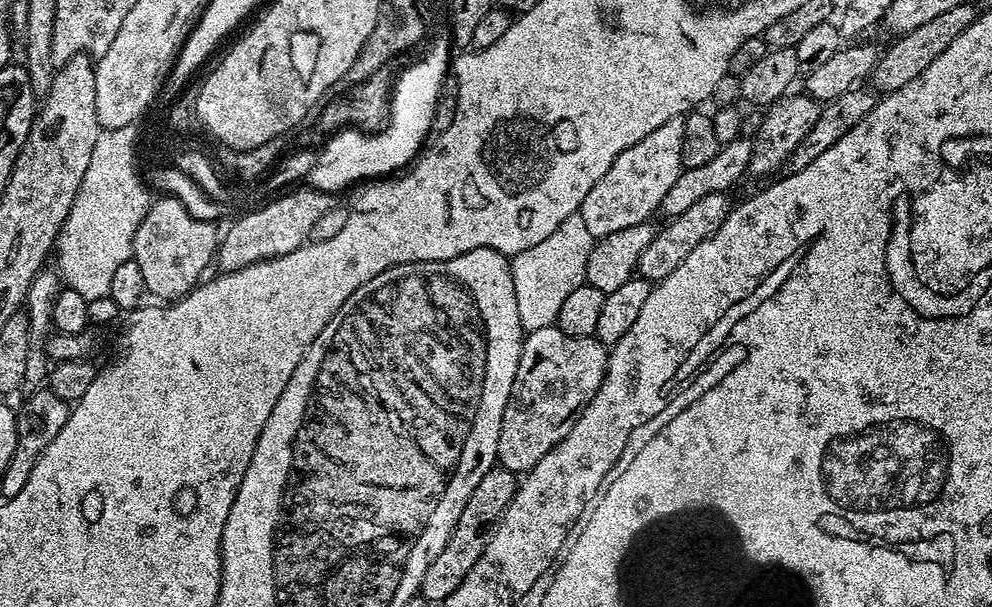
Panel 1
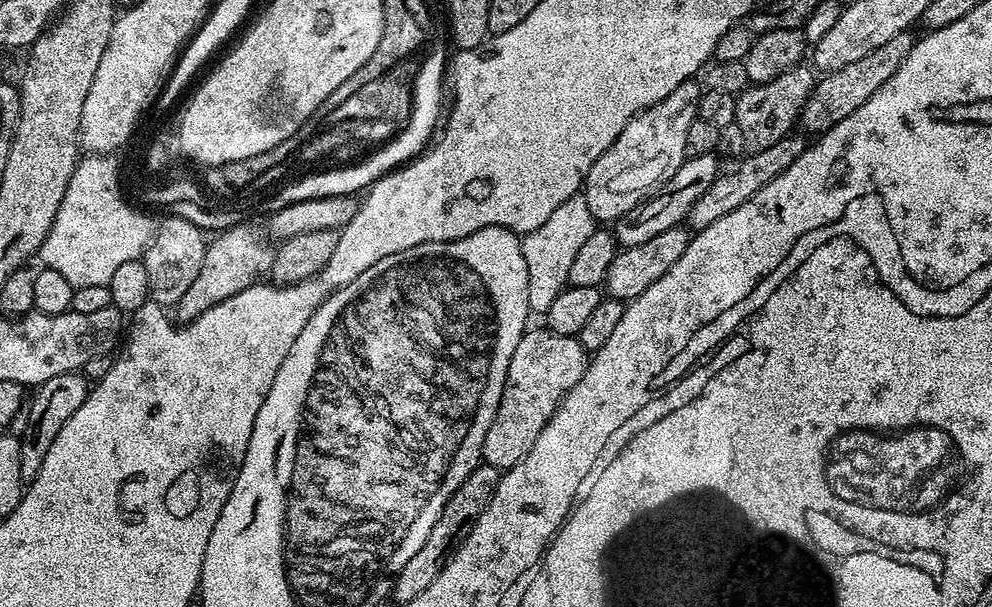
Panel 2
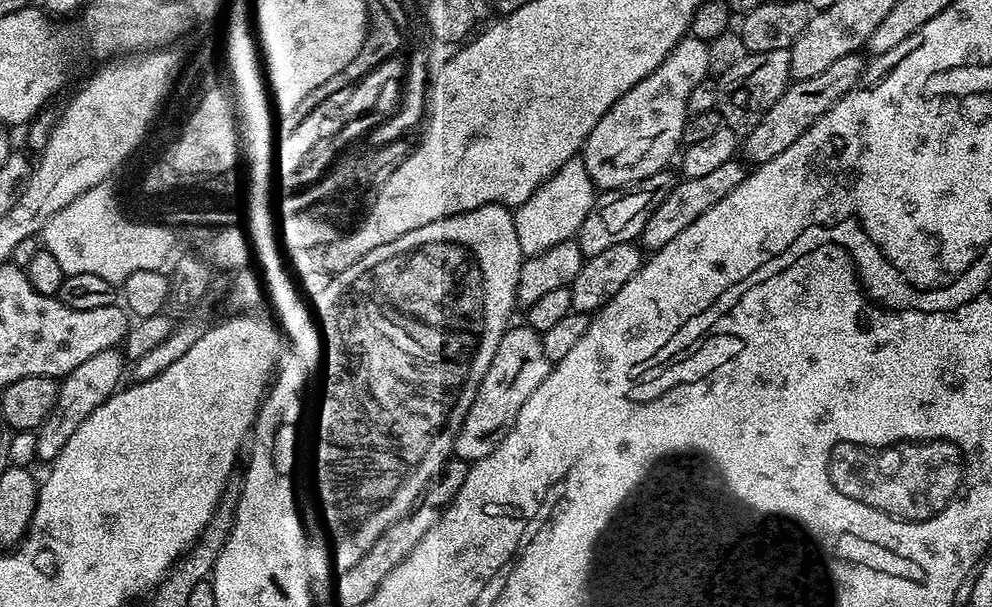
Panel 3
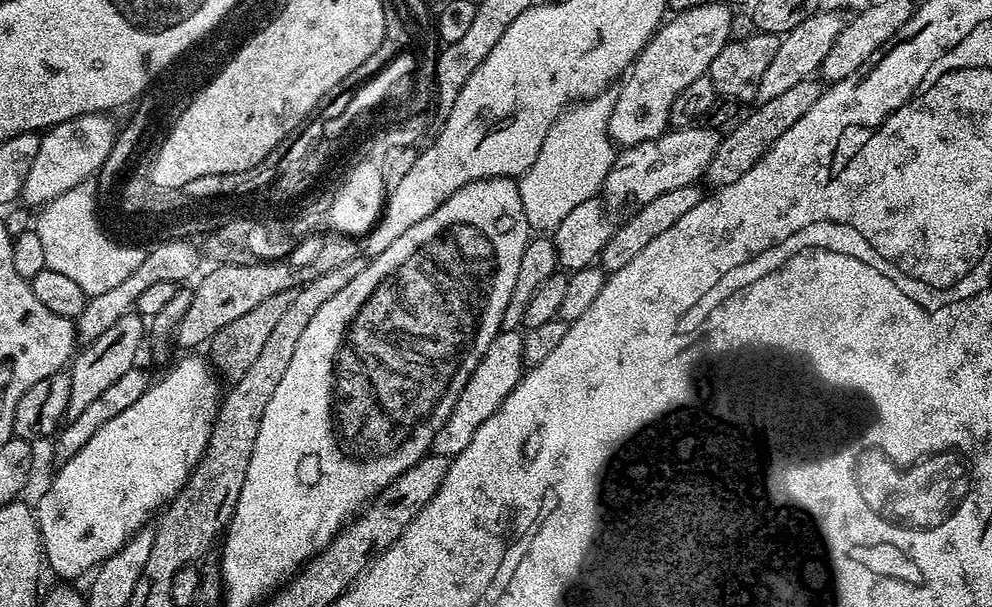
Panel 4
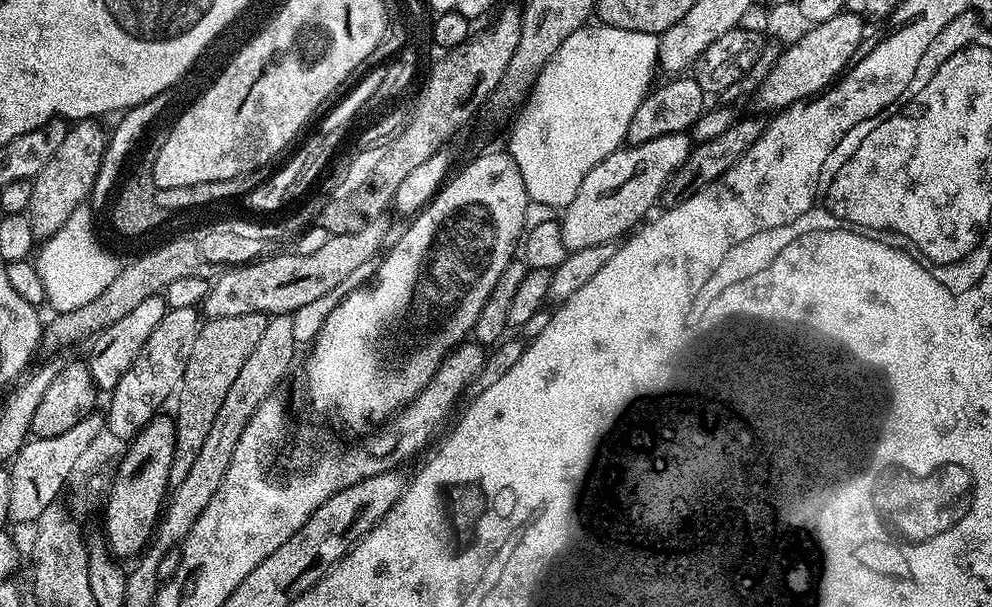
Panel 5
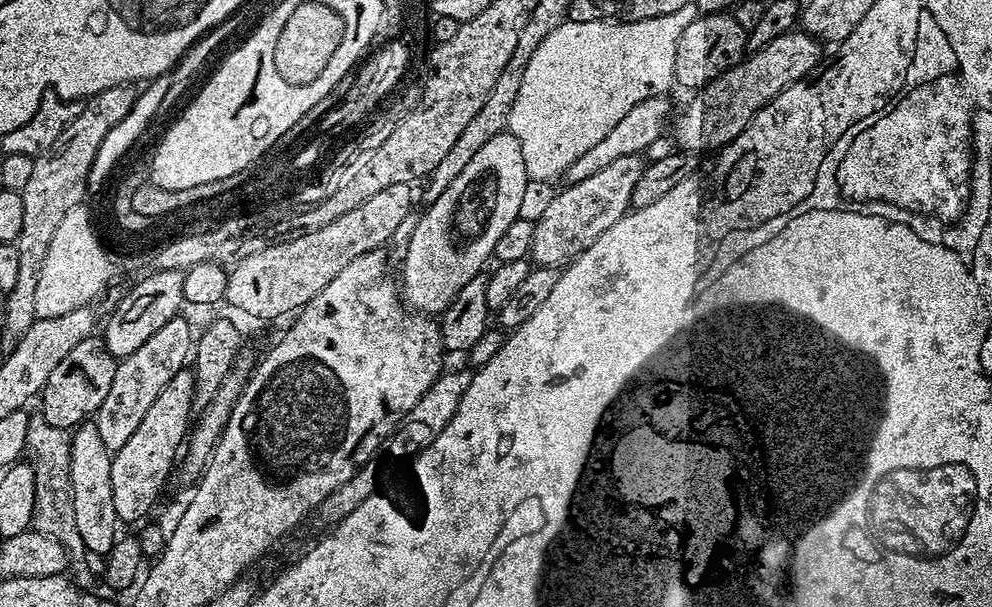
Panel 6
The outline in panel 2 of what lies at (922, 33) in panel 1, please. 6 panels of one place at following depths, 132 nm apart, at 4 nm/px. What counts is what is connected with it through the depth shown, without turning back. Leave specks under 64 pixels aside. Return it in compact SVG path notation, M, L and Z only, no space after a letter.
M911 31L894 34L894 38L886 42L886 46L870 50L866 58L858 58L858 62L850 62L850 66L842 66L842 70L821 75L817 79L816 87L812 89L806 106L800 111L799 127L804 127L805 133L819 134L842 122L842 118L854 114L854 110L858 110L858 106L862 106L862 102L866 102L866 98L870 98L870 94L874 94L874 90L878 90L878 86L882 86L882 82L886 82L886 78L890 78L890 74L894 74L894 70L900 68L906 54L910 54L912 49L914 43L912 35Z

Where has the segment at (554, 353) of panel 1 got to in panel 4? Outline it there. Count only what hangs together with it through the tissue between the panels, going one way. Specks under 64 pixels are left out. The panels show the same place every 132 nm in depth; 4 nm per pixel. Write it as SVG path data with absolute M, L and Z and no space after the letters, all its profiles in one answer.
M502 330L492 339L490 346L485 347L485 353L478 362L476 369L470 374L464 389L458 394L456 405L452 407L452 413L444 427L437 432L432 439L431 451L438 456L457 456L466 446L470 446L470 438L474 438L474 430L502 406L502 402L514 390L514 386L526 368L524 355L524 338L519 331Z

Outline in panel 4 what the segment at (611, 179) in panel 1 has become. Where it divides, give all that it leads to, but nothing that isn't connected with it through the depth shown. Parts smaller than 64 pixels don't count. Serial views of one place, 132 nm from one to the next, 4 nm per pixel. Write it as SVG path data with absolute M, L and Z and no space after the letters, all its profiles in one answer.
M706 2L697 8L675 13L672 21L661 23L623 77L620 93L615 93L608 123L608 135L613 145L630 148L647 140L657 140L669 131L670 110L678 94L682 94L694 78L705 75L710 62L718 58L732 35L733 15L733 9L724 4Z

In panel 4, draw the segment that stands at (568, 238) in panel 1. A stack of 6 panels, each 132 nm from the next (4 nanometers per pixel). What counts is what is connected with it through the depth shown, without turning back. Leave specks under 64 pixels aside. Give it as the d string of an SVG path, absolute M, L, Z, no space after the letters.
M605 90L599 96L590 96L573 103L552 121L534 162L518 180L522 210L528 219L529 229L536 231L537 228L540 231L537 233L540 234L556 229L558 222L562 222L562 218L566 218L566 214L570 214L574 206L582 206L582 202L593 199L601 191L604 178L614 159L614 145L611 136L608 135L613 99L613 93Z

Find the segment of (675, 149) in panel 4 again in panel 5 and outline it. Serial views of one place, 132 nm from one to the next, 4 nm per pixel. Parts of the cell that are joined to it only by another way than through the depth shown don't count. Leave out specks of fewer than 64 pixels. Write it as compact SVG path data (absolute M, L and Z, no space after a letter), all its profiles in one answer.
M675 132L650 142L622 146L594 166L582 180L578 194L562 210L560 233L569 251L585 249L617 241L620 234L629 233L663 193L669 178L688 160L692 149L687 133Z

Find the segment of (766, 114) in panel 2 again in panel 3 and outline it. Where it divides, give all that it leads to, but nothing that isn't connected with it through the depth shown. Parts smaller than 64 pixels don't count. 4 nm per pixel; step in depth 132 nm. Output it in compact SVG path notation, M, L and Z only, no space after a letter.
M787 48L782 50L766 50L765 52L749 52L742 62L730 66L719 77L720 103L718 111L723 123L732 128L737 134L752 132L758 122L784 96L792 75L792 54Z

